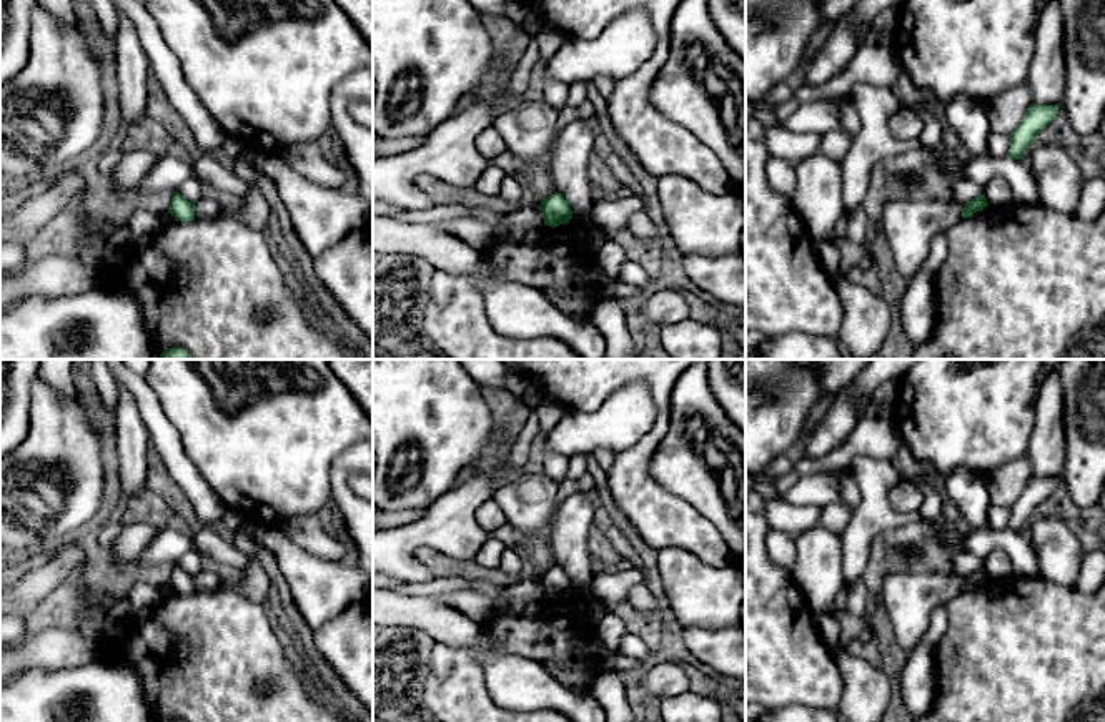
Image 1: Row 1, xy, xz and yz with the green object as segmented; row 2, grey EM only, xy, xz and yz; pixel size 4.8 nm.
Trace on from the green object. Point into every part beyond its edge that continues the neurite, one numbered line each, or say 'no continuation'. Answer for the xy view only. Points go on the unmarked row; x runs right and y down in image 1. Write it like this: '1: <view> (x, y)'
no continuation

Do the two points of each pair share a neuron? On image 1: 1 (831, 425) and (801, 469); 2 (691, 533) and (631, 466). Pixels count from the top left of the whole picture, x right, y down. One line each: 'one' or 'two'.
1: two
2: one

